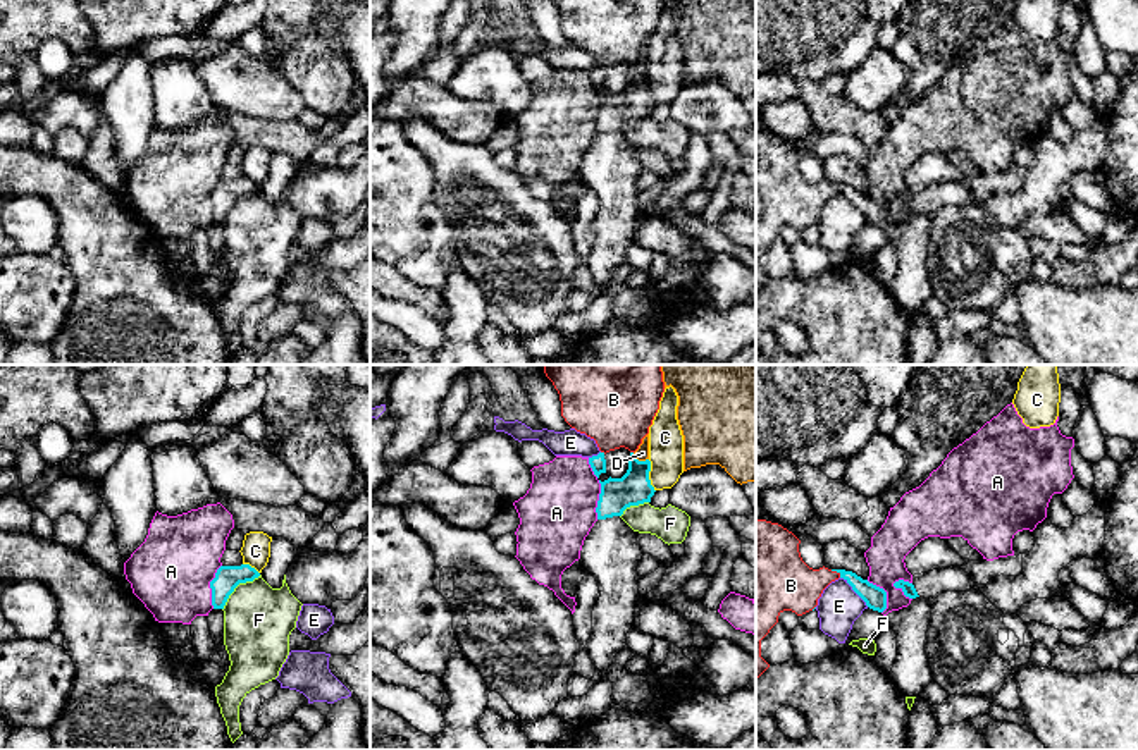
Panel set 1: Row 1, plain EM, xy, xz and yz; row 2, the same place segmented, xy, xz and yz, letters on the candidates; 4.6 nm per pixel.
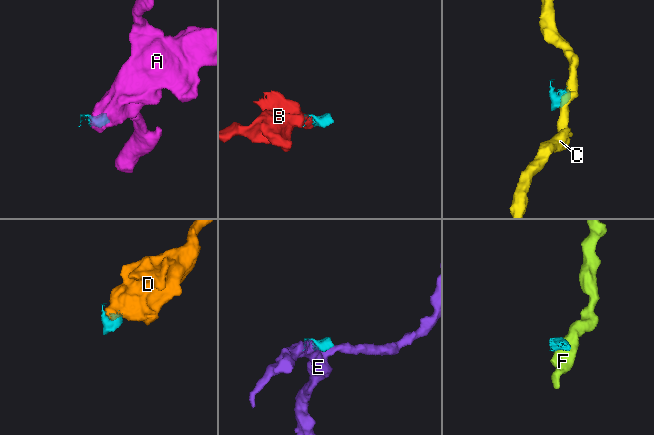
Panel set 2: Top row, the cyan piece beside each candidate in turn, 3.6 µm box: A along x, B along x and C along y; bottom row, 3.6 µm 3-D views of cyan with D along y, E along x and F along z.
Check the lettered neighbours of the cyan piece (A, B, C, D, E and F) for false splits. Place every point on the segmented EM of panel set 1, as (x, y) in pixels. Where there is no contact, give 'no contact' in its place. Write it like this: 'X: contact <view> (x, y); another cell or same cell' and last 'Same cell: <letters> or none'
A: contact xy (210, 587); another cell
B: contact yz (835, 570); same cell
C: contact xz (648, 475); another cell
D: contact xz (641, 461); another cell
E: contact yz (854, 590); another cell
F: contact xy (236, 585); another cell
Same cell: B

